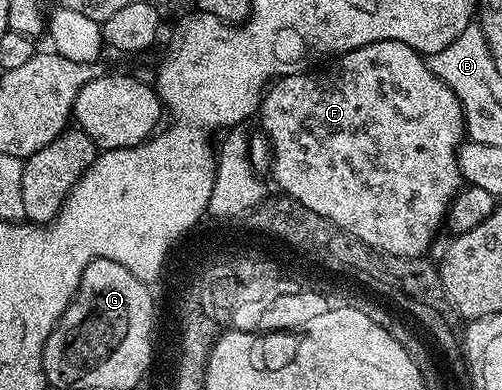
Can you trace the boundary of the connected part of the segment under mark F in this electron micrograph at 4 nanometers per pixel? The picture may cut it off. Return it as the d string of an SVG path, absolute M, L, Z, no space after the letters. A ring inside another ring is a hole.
M376 41L372 45L346 51L333 61L317 69L303 71L301 75L283 75L263 94L261 115L262 131L270 138L270 151L274 154L274 179L278 182L277 190L281 194L298 200L314 213L320 213L320 217L332 221L350 238L359 239L375 251L410 259L427 254L425 251L429 249L434 234L443 230L452 201L464 186L458 164L458 148L464 142L466 121L462 117L462 106L456 93L452 93L452 89L444 81L440 81L436 73L432 73L429 62L416 49L404 45L404 41Z

